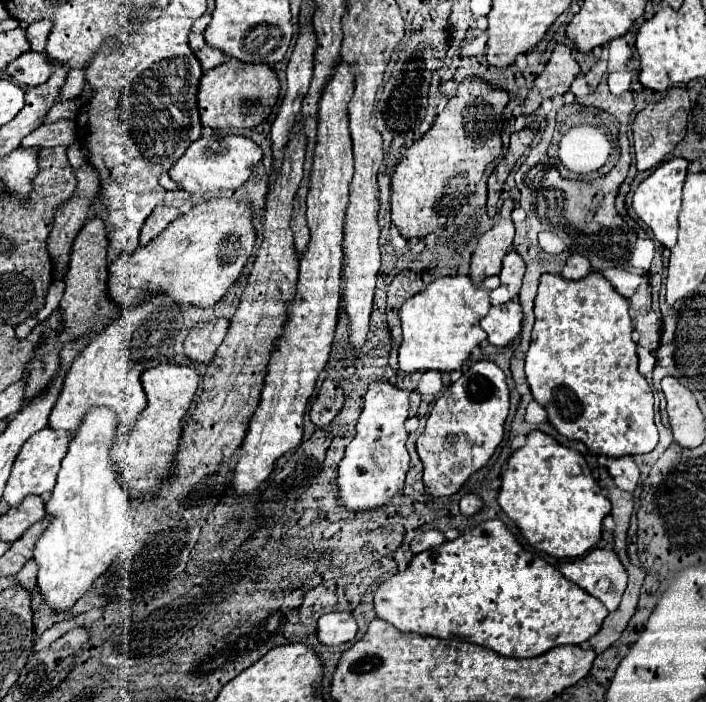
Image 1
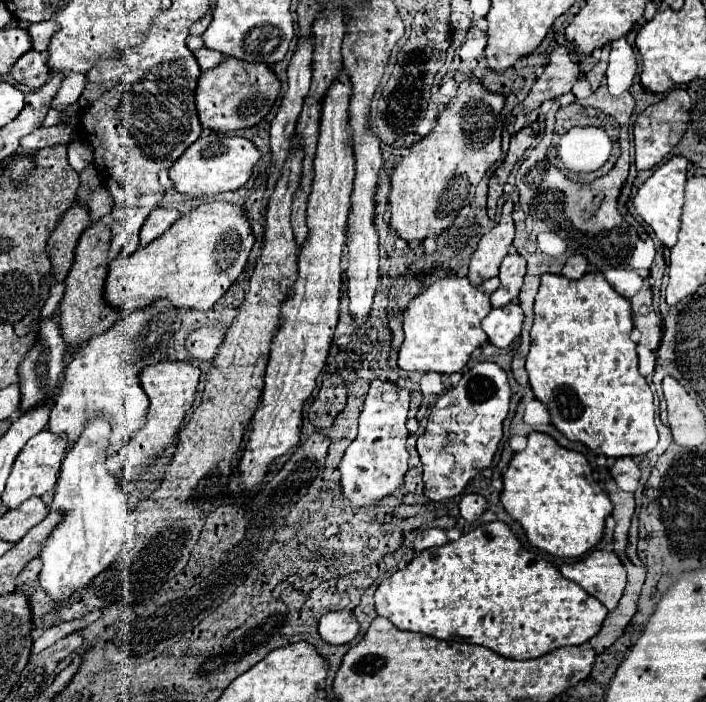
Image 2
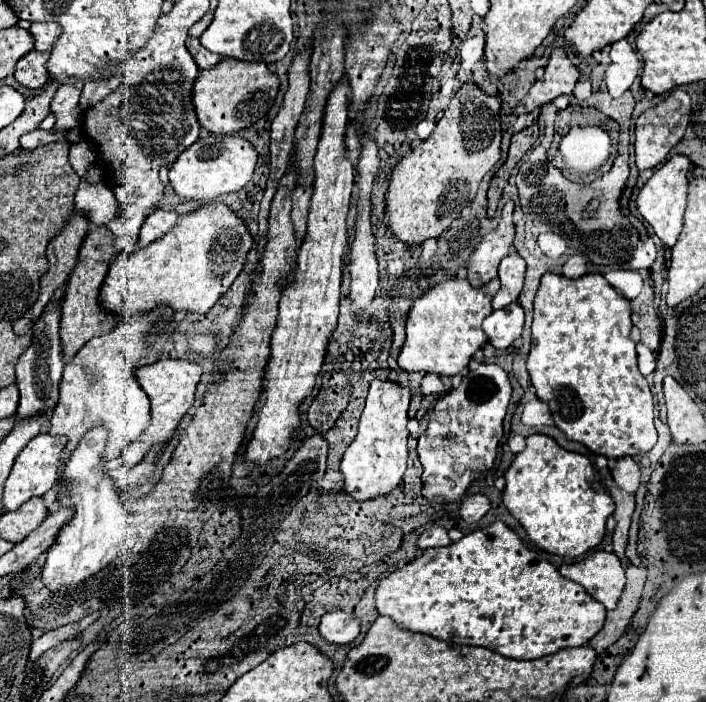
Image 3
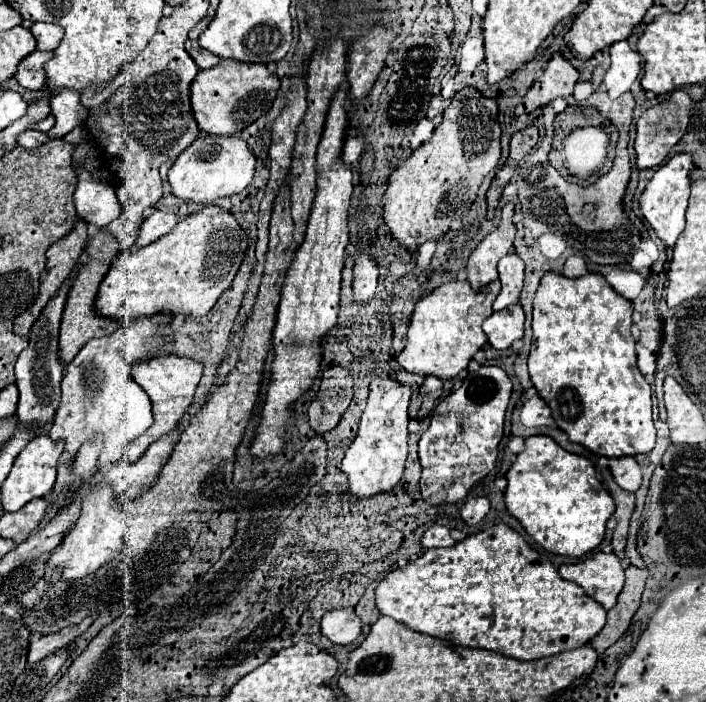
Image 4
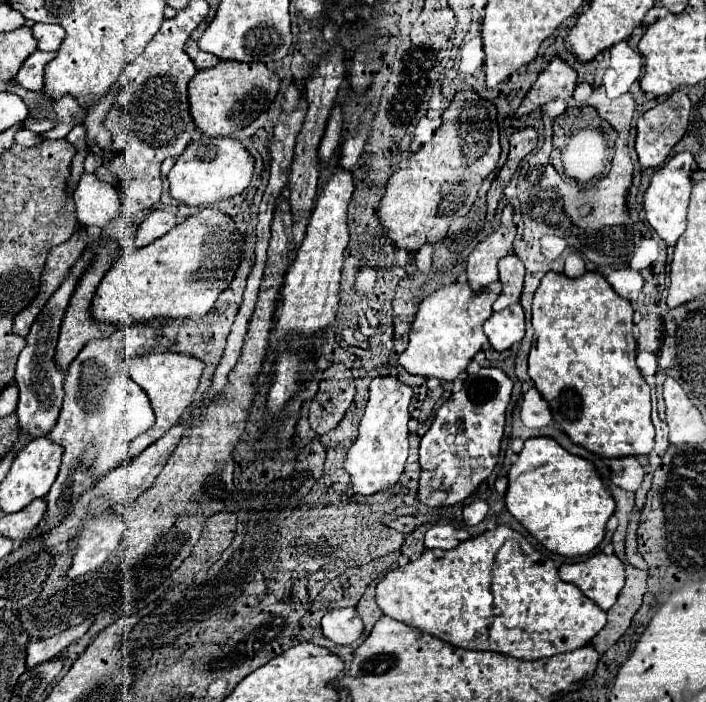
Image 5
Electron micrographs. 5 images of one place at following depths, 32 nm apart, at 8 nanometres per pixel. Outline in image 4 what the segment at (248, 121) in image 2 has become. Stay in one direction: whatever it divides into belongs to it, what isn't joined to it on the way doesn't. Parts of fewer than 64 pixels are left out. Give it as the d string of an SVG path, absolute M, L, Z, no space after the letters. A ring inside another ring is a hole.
M220 60L218 66L200 70L190 86L190 102L198 128L210 136L232 136L266 114L276 98L280 80L264 64Z

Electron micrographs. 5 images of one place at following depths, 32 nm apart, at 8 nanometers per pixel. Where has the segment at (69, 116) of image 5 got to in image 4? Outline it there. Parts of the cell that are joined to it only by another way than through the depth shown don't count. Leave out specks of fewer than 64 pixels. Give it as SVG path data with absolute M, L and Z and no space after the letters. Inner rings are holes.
M62 90L56 94L50 106L56 116L54 128L48 132L50 138L64 138L74 126L82 126L86 122L88 110L80 104L80 96L72 90Z

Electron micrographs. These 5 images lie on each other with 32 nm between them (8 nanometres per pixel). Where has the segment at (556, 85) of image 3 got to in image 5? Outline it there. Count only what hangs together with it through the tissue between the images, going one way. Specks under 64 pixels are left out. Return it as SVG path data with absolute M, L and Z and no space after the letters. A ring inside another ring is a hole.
M554 58L522 100L520 108L516 110L516 116L518 118L526 116L534 112L534 108L540 108L556 98L568 100L574 92L574 86L576 86L576 72L560 58Z

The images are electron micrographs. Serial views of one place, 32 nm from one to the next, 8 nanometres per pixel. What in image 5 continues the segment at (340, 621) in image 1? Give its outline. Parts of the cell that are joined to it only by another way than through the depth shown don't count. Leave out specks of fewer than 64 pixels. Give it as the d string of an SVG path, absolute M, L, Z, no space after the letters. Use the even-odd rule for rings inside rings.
M340 608L324 614L322 632L336 644L354 644L362 636L364 624L356 608Z

